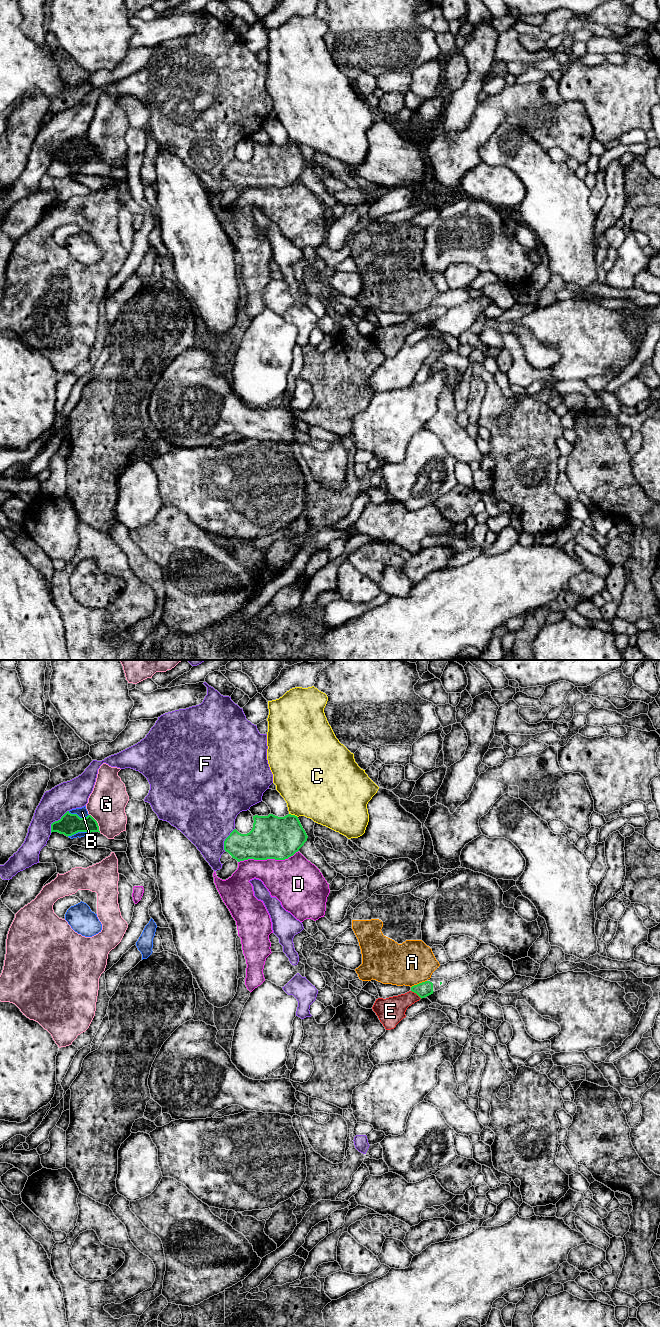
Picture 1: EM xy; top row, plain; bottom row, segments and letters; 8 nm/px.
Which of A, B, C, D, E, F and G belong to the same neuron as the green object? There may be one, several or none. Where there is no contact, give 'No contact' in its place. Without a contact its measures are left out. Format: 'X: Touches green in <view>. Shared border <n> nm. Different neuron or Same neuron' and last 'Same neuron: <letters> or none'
A: Touches green in xy. Shared border 140 nm. Different neuron
B: Touches green in xy. Shared border 170 nm. Different neuron
C: Touches green in xy. Shared border 80 nm. Different neuron
D: Touches green in xy. Shared border 500 nm. Different neuron
E: Touches green in xy. Shared border 110 nm. Same neuron
F: Touches green in xy. Shared border 240 nm. Different neuron
G: Touches green in xy. Shared border 180 nm. Different neuron
Same neuron: E

